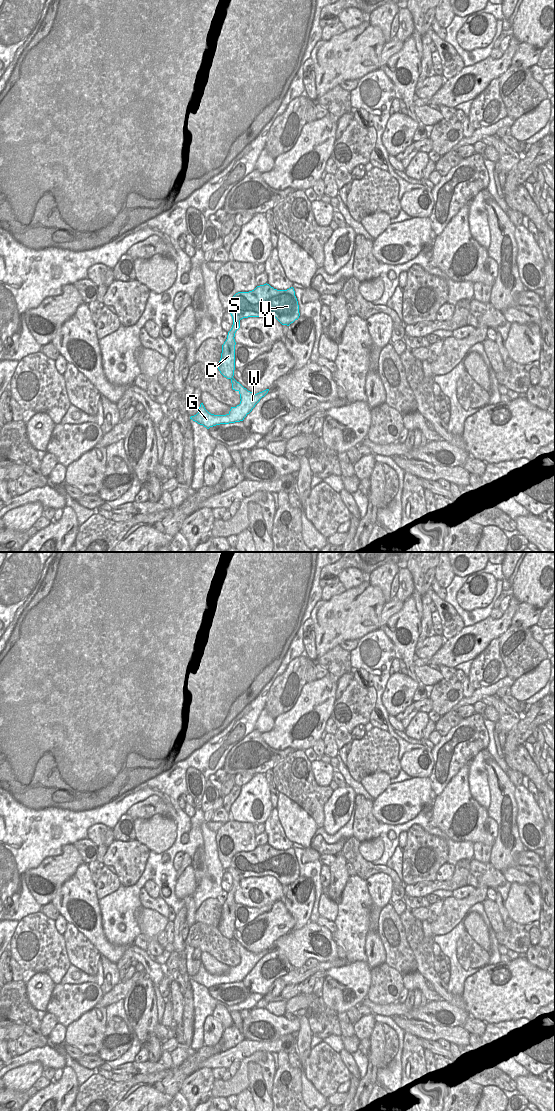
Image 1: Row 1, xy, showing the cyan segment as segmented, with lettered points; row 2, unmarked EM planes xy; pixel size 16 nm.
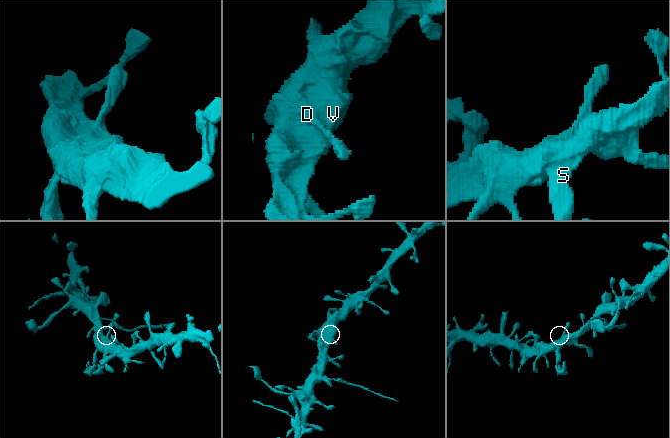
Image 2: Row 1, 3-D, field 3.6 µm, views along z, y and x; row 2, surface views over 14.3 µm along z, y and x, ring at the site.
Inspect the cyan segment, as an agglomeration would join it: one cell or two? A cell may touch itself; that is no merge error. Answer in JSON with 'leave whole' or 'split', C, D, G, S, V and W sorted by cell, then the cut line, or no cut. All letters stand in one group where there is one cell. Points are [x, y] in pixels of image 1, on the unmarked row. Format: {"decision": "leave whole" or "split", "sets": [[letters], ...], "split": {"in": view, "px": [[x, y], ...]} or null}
{"decision": "leave whole", "sets": [["C", "D", "G", "S", "V", "W"]], "split": null}

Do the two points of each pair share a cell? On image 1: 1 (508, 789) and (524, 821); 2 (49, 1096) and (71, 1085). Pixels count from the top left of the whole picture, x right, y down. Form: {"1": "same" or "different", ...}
{"1": "different", "2": "same"}

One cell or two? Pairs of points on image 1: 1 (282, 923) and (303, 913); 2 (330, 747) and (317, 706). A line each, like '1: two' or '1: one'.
1: two
2: two

